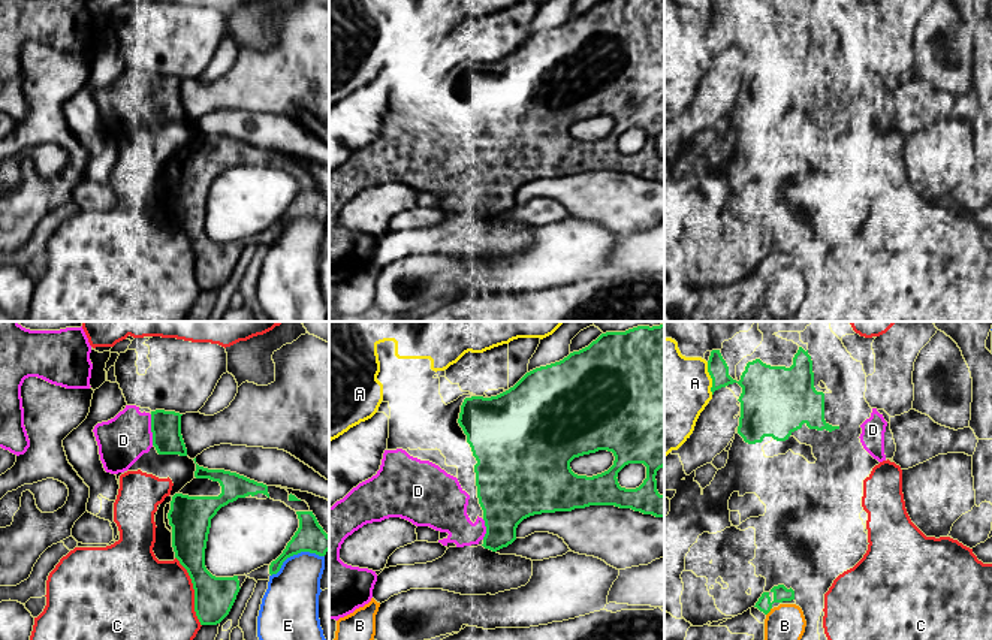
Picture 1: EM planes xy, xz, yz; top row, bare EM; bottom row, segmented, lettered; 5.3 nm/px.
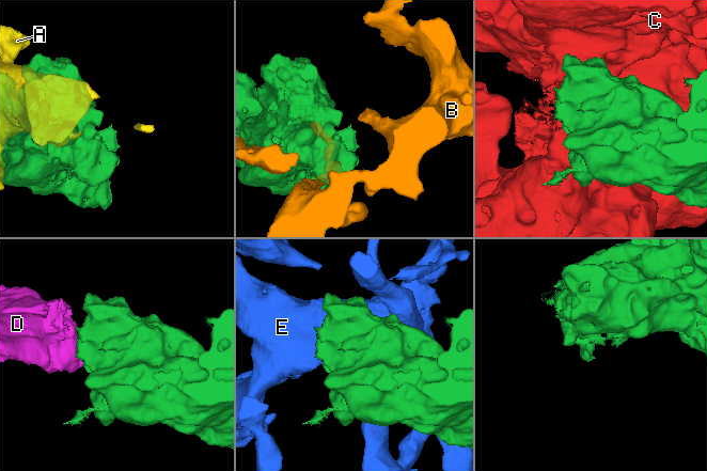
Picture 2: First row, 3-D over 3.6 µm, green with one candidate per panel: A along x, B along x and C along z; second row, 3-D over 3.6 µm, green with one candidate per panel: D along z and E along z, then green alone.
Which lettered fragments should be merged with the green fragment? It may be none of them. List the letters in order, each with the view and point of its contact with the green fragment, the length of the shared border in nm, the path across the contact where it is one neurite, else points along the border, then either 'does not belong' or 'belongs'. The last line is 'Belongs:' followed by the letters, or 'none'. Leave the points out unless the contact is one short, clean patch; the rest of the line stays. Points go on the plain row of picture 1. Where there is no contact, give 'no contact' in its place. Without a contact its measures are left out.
A: yz (711, 42) | 180 nm | does not belong
B: yz (769, 275) | 50 nm | does not belong
C: xy (195, 256) | 400 nm | does not belong
D: xy (151, 94) | 170 nm | belongs
E: xy (295, 219) | 300 nm | does not belong
Belongs: D

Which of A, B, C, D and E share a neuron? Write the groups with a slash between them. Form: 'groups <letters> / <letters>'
groups A / B / C / D / E

